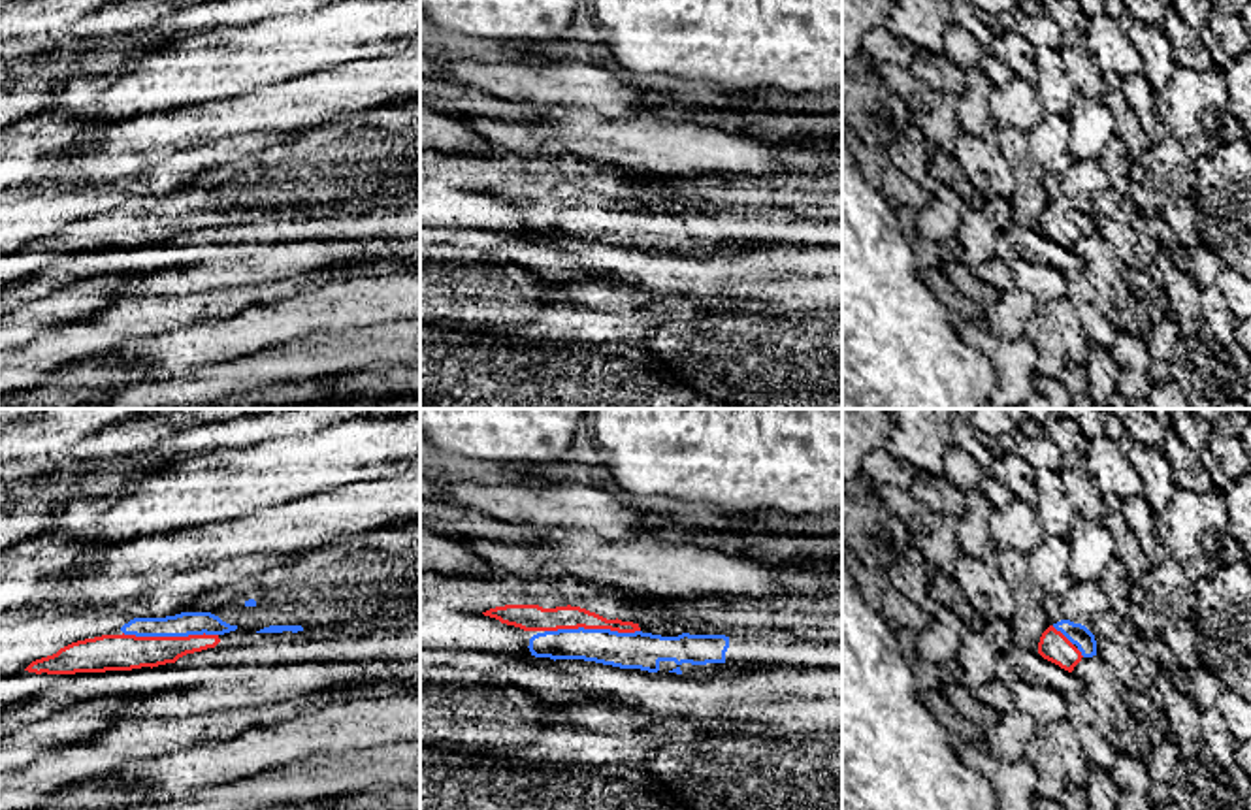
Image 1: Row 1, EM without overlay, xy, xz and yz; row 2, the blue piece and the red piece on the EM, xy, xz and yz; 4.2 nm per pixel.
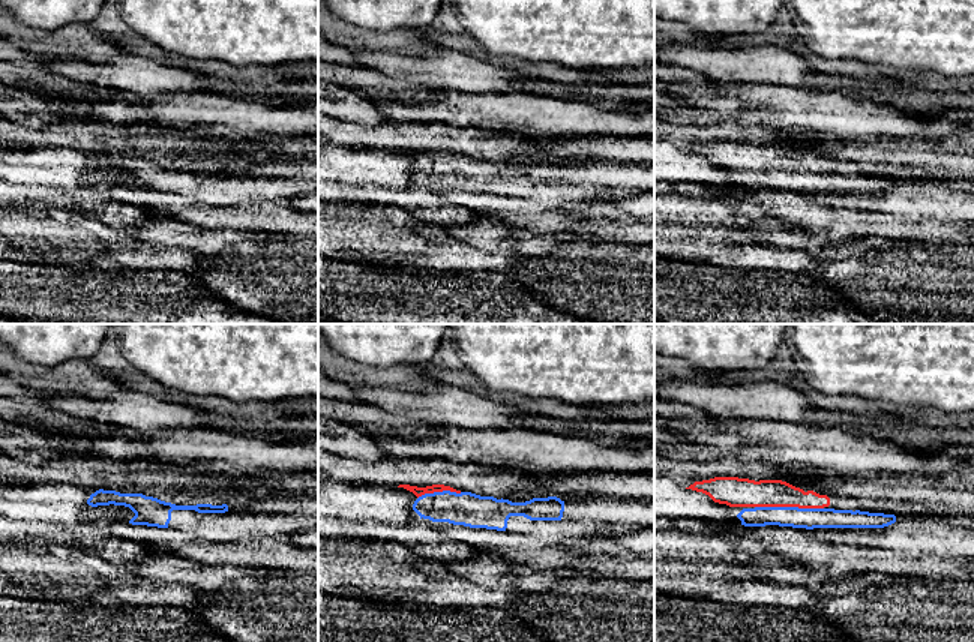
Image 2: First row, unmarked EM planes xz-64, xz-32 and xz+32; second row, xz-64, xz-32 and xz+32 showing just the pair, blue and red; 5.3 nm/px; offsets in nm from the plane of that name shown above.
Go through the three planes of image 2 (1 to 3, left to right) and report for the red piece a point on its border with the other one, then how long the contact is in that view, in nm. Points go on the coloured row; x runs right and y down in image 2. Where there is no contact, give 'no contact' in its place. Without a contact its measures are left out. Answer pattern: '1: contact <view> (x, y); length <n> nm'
1: no contact
2: contact xz-32 (438, 492); length 240 nm
3: contact xz+32 (790, 507); length 360 nm

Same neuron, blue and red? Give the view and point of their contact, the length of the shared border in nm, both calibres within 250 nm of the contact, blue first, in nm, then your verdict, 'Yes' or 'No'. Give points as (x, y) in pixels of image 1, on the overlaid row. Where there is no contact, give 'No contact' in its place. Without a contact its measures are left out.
Touches blue at xy (170, 635). Shared border 400 nm. Thickness 100 nm (blue) against 160 nm. Yes

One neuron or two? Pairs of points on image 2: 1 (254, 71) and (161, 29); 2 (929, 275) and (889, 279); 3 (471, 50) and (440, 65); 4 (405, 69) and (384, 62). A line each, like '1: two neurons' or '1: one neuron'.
1: two neurons
2: one neuron
3: two neurons
4: one neuron

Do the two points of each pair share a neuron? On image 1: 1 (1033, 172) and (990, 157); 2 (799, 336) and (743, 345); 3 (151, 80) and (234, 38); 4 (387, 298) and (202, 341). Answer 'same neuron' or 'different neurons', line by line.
1: different neurons
2: same neuron
3: same neuron
4: same neuron

